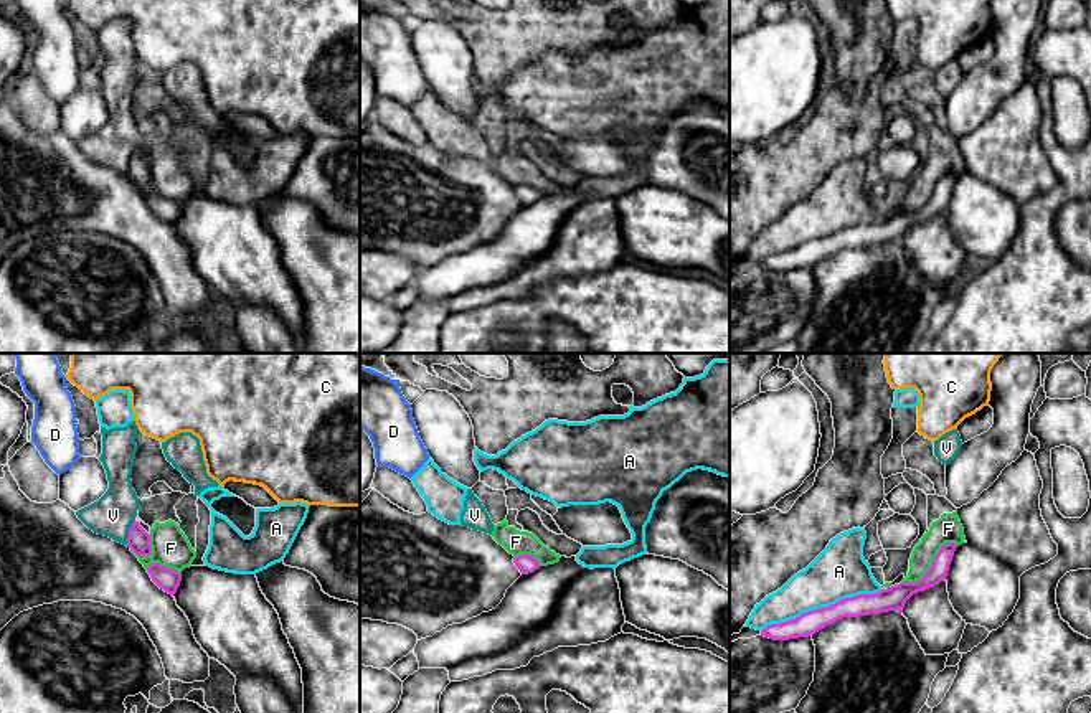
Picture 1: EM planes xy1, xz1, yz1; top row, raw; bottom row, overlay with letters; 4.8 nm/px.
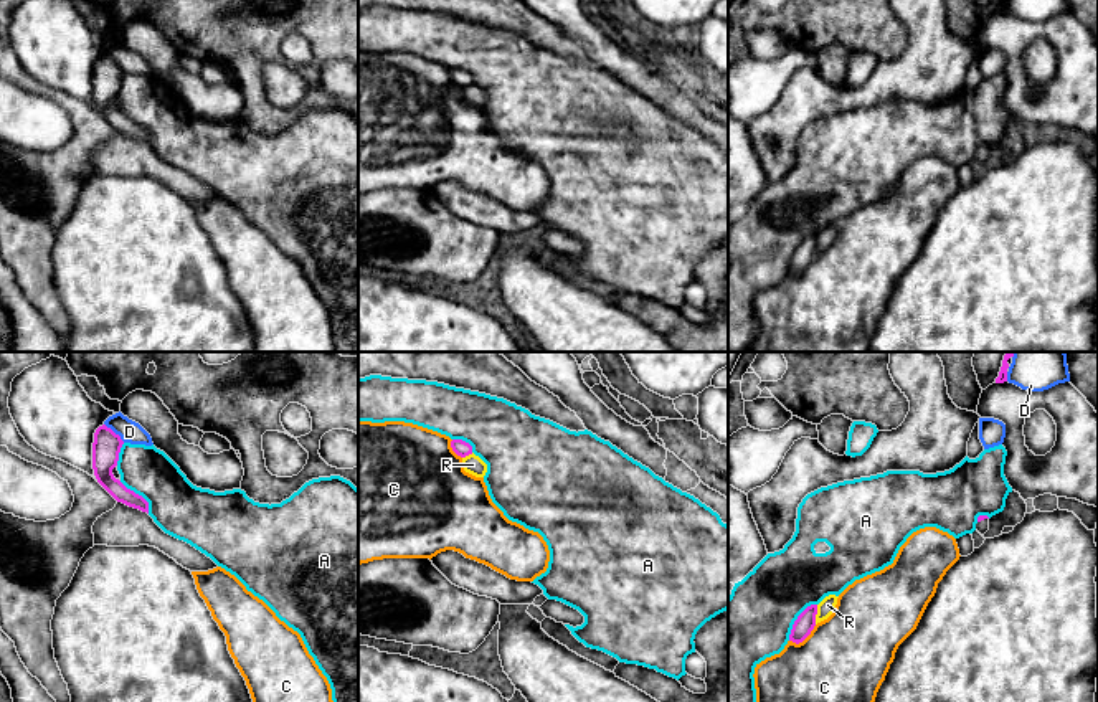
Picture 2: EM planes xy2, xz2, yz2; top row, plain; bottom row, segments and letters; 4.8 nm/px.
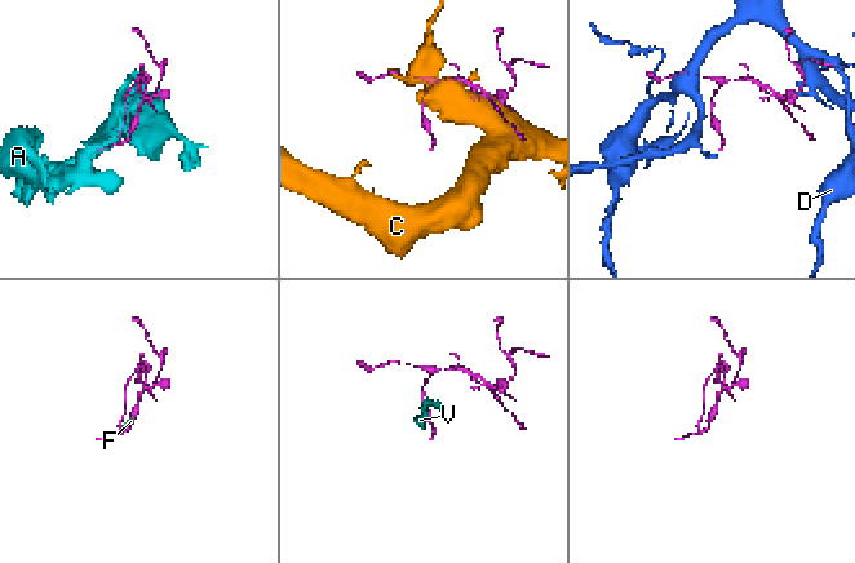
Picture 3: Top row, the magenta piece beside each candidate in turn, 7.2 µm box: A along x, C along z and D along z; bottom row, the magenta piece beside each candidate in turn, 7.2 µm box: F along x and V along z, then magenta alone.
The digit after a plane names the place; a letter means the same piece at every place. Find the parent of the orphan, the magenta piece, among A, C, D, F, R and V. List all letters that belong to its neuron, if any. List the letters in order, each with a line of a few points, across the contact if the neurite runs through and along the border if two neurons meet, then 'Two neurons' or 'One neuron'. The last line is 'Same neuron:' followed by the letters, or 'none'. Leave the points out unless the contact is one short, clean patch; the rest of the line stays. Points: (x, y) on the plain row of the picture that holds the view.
A: Two neurons
C: Two neurons
D: Two neurons
F: Two neurons
R: Two neurons
V: Two neurons
Same neuron: none

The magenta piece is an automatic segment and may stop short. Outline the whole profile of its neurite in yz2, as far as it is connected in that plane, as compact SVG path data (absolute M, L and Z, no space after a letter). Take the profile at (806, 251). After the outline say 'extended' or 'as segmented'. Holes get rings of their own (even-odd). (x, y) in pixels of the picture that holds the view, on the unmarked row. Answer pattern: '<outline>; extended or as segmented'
M817 235L807 236L794 251L789 271L802 273L816 256Z; as segmented

